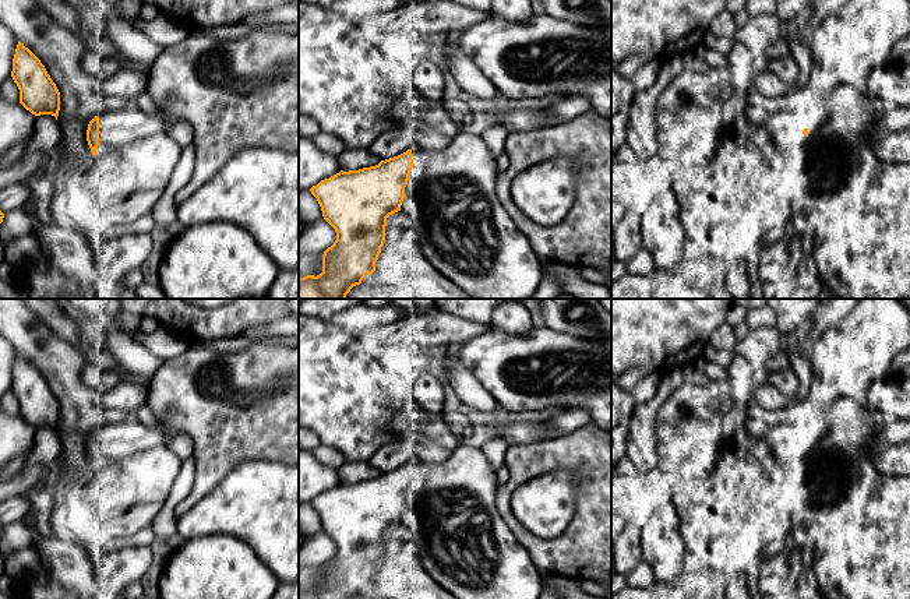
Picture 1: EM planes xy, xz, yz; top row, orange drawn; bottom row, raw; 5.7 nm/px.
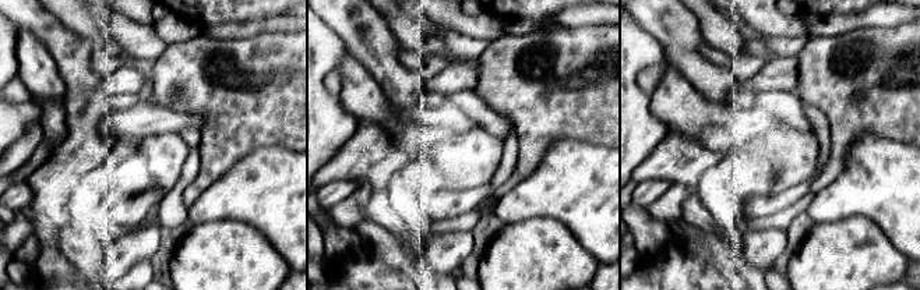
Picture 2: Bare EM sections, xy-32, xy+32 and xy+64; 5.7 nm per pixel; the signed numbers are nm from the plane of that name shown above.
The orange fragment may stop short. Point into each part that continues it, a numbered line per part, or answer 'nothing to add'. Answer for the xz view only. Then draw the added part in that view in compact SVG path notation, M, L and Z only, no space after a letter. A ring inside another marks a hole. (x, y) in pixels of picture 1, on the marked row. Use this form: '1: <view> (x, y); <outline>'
1: xz (420, 157); M413 148L412 149L412 159L415 161L415 165L417 168L423 166L424 163L430 162L440 151L433 151L433 149L420 149L420 148Z

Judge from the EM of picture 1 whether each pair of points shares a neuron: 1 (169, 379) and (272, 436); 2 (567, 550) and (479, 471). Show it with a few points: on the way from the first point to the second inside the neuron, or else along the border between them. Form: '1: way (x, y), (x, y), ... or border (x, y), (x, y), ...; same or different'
1: way (194, 393), (204, 401), (247, 412); same
2: border (497, 487), (497, 511), (504, 520); different

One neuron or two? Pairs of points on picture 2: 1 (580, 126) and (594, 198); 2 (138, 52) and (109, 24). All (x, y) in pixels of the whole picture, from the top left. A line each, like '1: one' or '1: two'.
1: two
2: one

